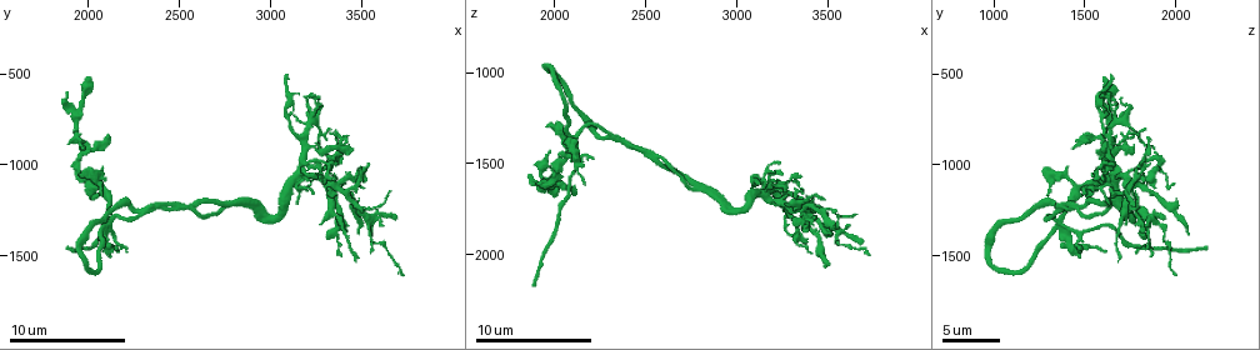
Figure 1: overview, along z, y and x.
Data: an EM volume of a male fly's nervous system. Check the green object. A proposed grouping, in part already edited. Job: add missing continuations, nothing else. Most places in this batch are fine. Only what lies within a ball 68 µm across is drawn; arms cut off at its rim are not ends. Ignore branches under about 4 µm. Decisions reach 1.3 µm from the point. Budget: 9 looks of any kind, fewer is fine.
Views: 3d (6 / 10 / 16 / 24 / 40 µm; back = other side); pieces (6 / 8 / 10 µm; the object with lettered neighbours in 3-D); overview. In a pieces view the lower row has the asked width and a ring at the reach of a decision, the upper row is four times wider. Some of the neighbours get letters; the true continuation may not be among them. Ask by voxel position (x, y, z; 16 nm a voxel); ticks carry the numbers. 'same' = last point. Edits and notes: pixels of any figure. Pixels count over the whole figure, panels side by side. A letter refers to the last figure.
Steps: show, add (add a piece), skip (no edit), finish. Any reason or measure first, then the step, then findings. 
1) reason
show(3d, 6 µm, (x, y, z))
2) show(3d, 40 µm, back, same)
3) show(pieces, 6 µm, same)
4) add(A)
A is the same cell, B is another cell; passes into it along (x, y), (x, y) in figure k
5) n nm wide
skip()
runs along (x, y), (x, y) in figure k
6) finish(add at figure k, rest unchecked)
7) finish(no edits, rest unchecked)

tapers out
show(pieces, 6 µm, (3380, 1500, 1880))

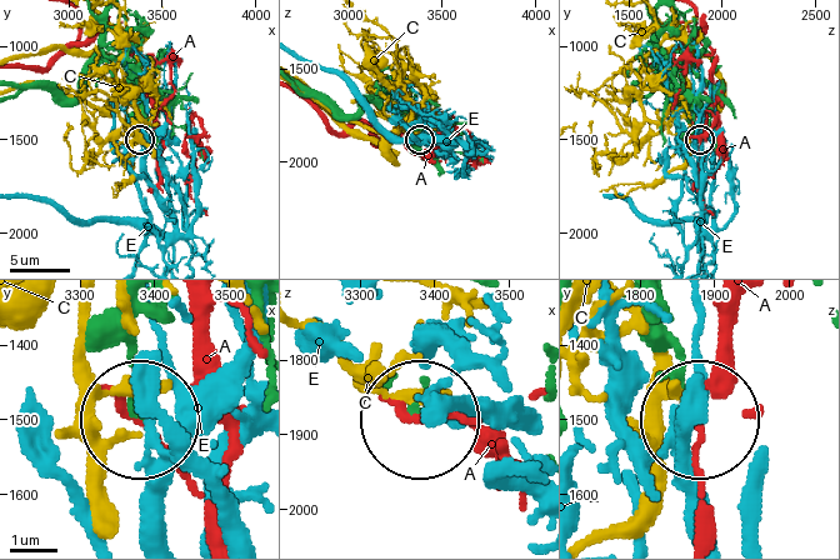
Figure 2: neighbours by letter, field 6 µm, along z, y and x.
skip()
A, C and E are other cells; no lettered piece goes on from it

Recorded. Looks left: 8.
an open end
show(pieces, 10 µm, (3240, 1140, 1500))

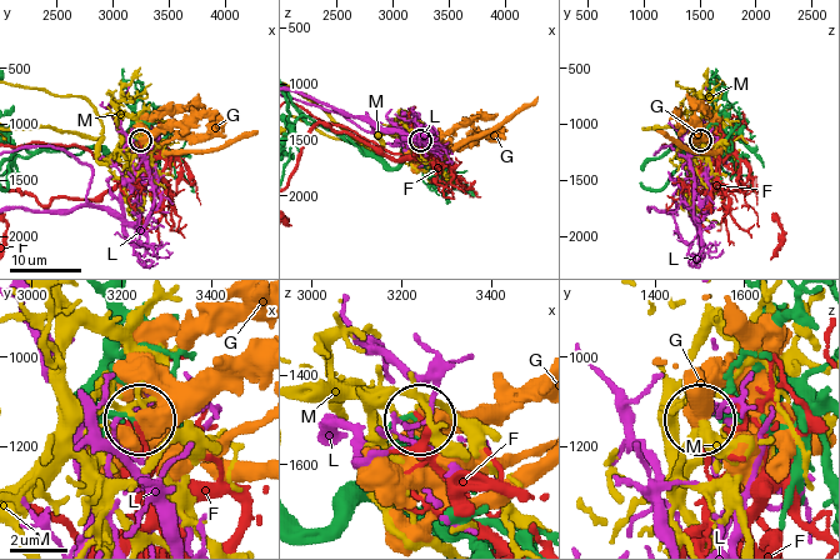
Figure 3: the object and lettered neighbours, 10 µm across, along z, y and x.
170 nm wide
skip()
F, G, L and M are other cells; none of them fits

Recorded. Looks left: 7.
thin end
show(3d, 6 µm, (2200, 1480, 1460))

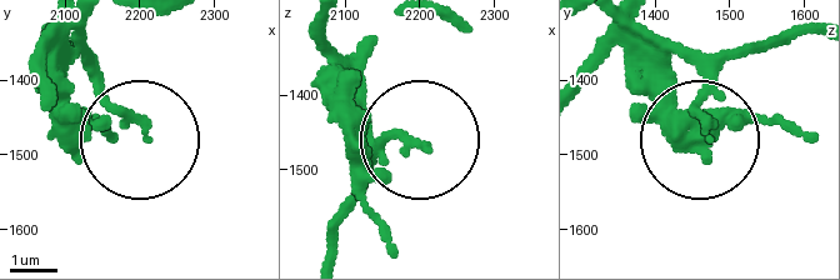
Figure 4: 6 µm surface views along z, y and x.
see the neighbours
show(pieces, 10 µm, (2210, 1470, 1465))

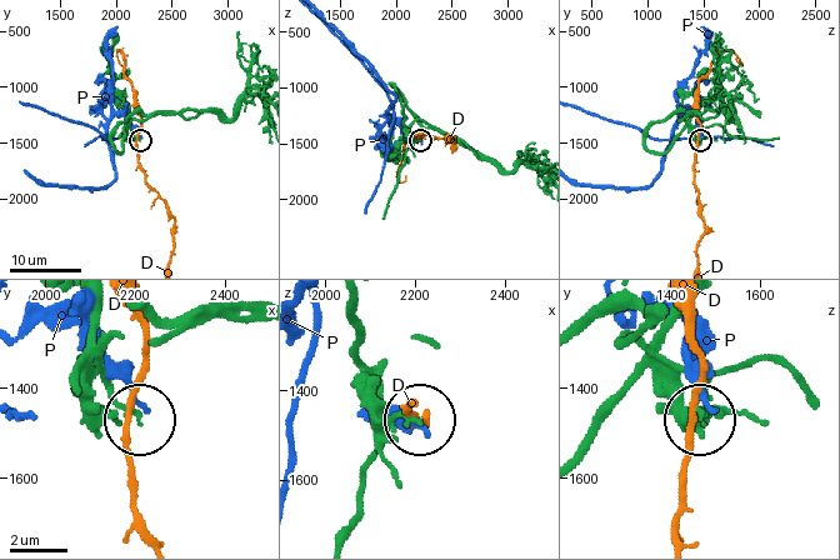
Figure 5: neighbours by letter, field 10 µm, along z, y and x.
skip()
D and P are other cells; runs along (113, 340), (104, 369), (138, 416) in figure 5; no lettered piece goes on from it

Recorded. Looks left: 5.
branch stops here
show(pieces, 10 µm, (2000, 1040, 1280))

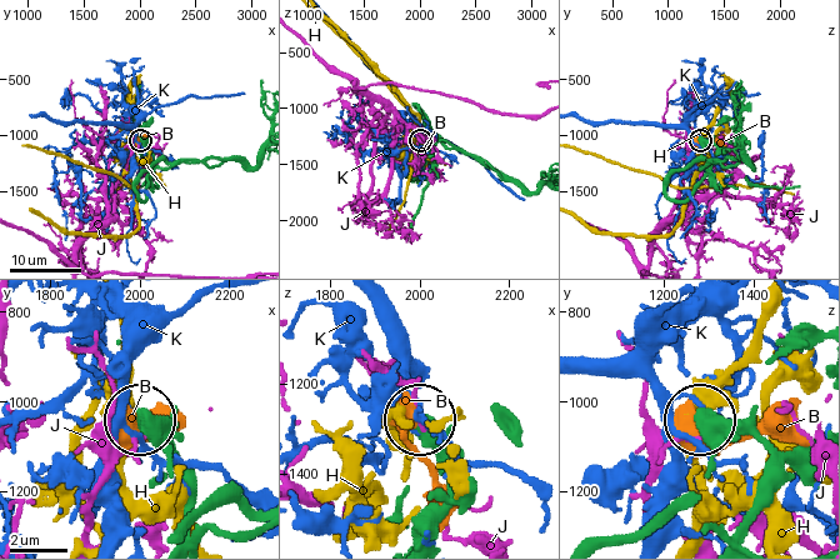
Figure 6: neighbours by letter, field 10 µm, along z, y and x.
skip()
B, H, J and K are other cells; runs along (714, 533), (738, 525), (766, 454), (753, 436), (705, 420) in figure 6; none of them fits

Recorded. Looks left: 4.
finish(no edits, rest unchecked)

